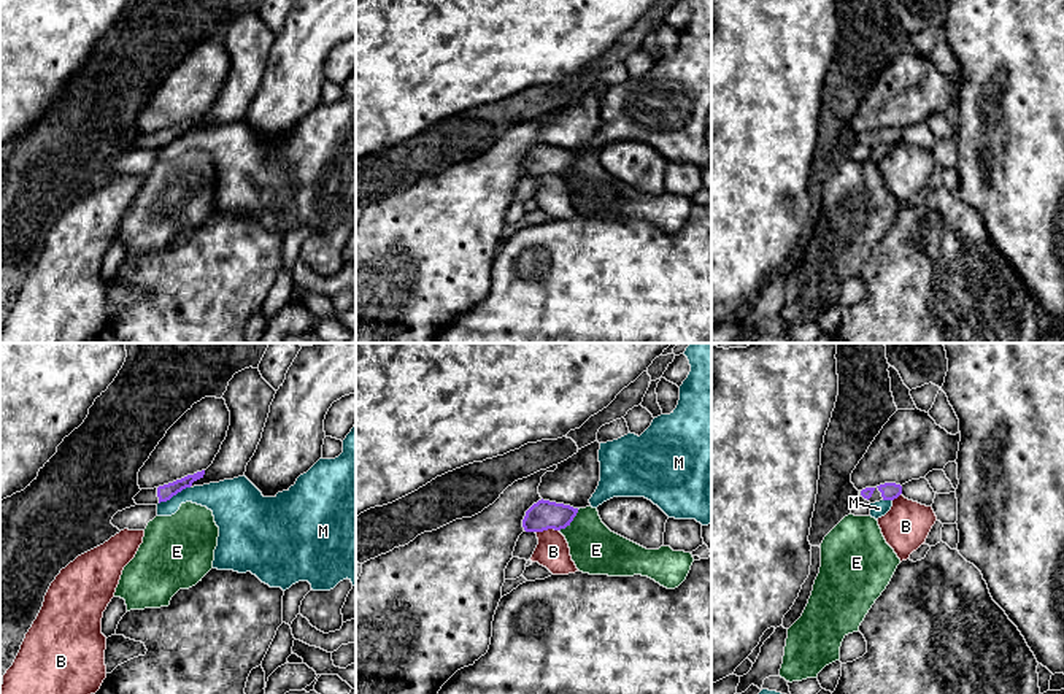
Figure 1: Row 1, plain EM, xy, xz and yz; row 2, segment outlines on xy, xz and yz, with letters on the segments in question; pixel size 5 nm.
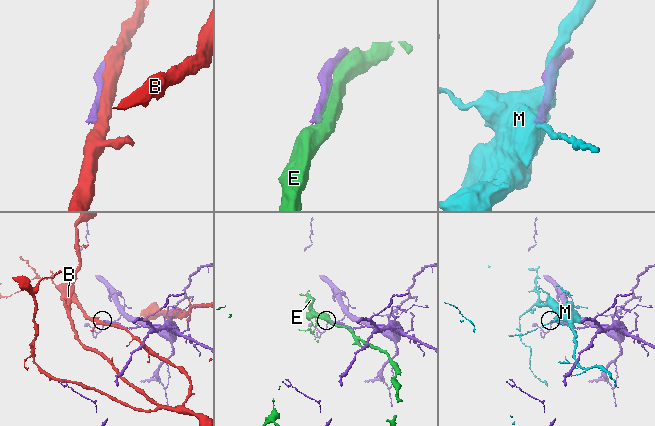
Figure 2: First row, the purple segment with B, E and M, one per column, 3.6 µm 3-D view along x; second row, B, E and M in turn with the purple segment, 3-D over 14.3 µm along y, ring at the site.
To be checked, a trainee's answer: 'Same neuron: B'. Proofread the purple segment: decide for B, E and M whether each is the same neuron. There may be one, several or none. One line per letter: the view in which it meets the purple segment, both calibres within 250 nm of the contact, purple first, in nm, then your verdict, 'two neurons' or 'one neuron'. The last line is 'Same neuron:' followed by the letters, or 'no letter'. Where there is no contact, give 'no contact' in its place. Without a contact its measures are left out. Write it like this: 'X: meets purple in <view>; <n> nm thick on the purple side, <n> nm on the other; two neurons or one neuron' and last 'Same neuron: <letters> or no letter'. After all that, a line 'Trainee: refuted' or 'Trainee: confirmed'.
B: meets purple in xz; 150 nm thick on the purple side, 170 nm on the other; two neurons
E: meets purple in xz; 150 nm thick on the purple side, 240 nm on the other; two neurons
M: meets purple in xy; 80 nm thick on the purple side, 170 nm on the other; two neurons
Same neuron: no letter
Trainee: refuted

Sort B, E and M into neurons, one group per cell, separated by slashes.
B / E / M

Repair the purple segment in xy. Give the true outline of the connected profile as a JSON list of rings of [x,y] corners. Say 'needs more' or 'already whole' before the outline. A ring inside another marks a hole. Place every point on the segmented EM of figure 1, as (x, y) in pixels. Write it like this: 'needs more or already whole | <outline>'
needs more | [[[205,470],[197,472],[194,475],[187,475],[181,480],[176,480],[173,483],[154,488],[154,489],[141,489],[135,497],[137,505],[157,505],[160,502],[170,500],[173,495],[181,492],[186,488],[191,488],[194,481],[203,478]]]

